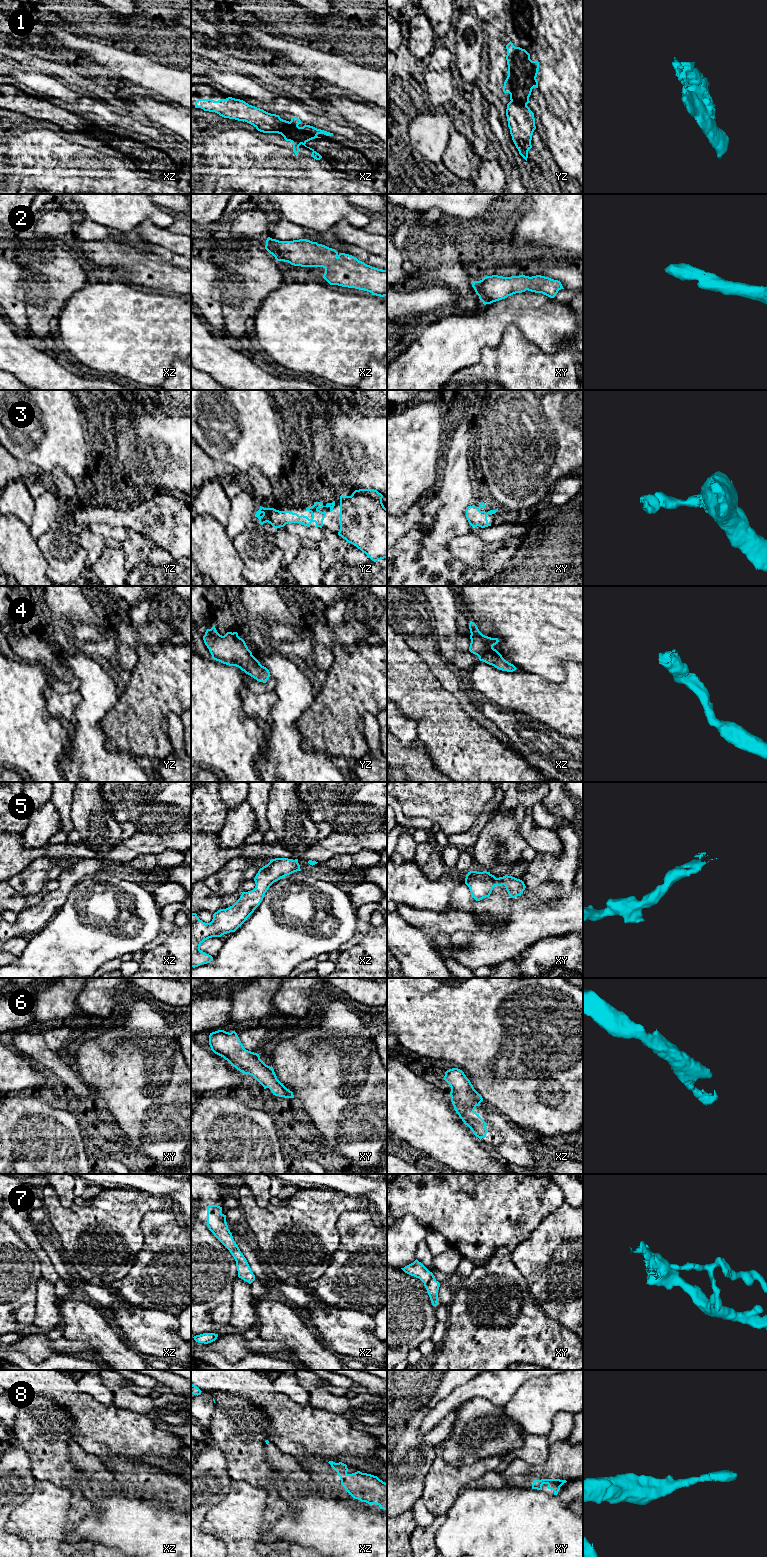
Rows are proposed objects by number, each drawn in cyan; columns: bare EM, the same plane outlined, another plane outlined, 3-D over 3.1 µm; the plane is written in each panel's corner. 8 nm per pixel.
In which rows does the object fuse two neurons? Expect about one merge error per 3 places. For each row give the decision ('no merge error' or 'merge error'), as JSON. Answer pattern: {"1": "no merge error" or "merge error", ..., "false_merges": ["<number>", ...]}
{"1": "merge error", "2": "no merge error", "3": "no merge error", "4": "no merge error", "5": "no merge error", "6": "no merge error", "7": "no merge error", "8": "no merge error", "false_merges": ["1"]}

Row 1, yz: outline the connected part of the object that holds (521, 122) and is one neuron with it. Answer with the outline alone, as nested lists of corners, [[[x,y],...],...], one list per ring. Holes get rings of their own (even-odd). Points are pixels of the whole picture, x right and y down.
[[[515,101],[507,104],[506,116],[512,140],[519,154],[527,161],[535,126],[534,113],[527,105]]]

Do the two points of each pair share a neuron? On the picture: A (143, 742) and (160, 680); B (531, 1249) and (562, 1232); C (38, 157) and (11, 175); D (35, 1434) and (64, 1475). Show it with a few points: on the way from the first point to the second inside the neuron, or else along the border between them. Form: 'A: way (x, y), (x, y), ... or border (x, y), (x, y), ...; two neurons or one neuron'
A: way (143, 727), (143, 706), (149, 695); one neuron
B: way (539, 1249), (545, 1249), (554, 1240); one neuron
C: border (10, 160), (28, 170), (19, 176), (20, 182); two neurons
D: way (45, 1444), (48, 1447), (50, 1460), (54, 1465); one neuron

